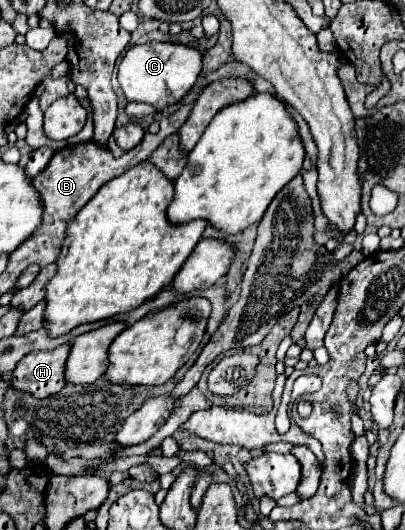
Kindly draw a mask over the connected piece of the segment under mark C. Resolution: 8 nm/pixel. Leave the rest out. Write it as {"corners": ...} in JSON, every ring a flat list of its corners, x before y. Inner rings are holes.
{"corners":[[147,42,131,46,119,62,119,84,127,100,147,102,159,112,179,102,195,84,203,68,203,54,195,48,171,42]]}

